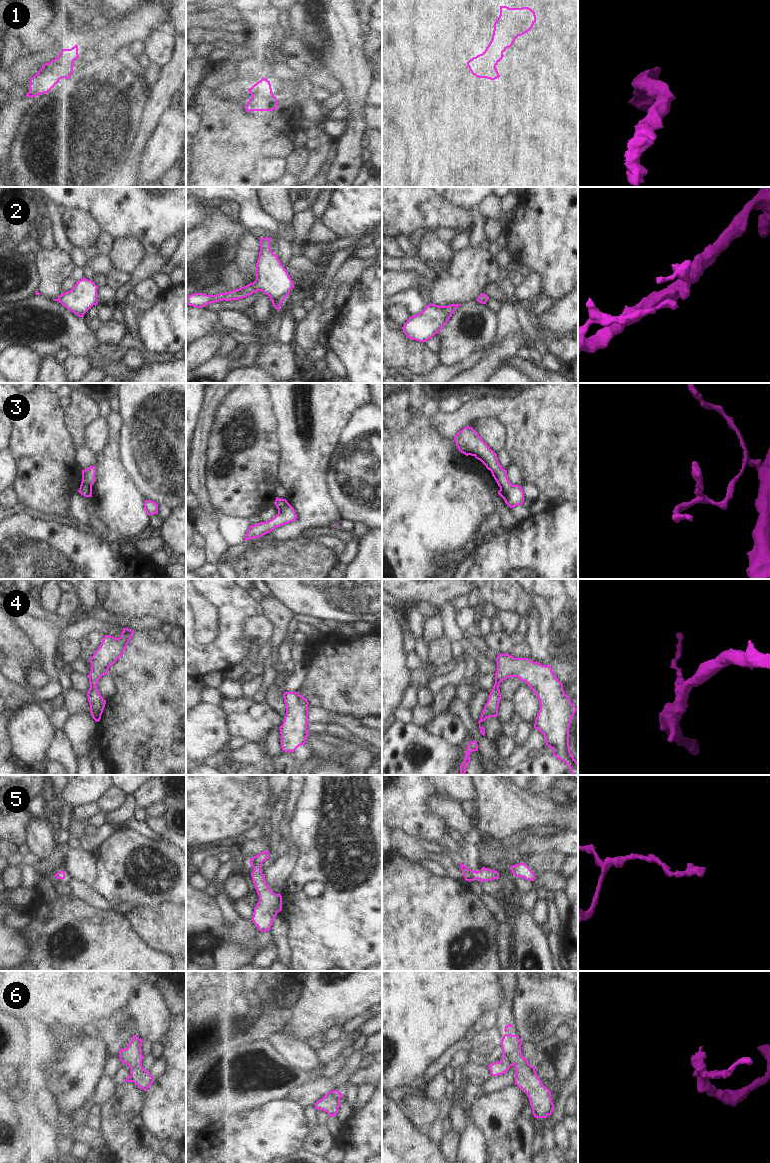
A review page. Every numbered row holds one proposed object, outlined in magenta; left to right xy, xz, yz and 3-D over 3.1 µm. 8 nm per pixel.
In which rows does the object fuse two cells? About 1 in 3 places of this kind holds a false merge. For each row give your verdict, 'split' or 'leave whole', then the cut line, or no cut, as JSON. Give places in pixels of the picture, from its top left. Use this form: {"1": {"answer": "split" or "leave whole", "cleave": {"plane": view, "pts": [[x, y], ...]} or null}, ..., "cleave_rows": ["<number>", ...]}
{"1": {"answer": "leave whole", "cleave": null}, "2": {"answer": "leave whole", "cleave": null}, "3": {"answer": "leave whole", "cleave": null}, "4": {"answer": "leave whole", "cleave": null}, "5": {"answer": "leave whole", "cleave": null}, "6": {"answer": "leave whole", "cleave": null}, "cleave_rows": []}

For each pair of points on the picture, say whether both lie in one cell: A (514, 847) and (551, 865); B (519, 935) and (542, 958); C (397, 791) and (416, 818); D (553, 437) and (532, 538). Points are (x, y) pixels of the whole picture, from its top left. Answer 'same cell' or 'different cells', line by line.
A: same cell
B: same cell
C: same cell
D: different cells

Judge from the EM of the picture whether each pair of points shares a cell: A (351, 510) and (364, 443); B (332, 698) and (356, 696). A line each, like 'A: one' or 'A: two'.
A: one
B: one

